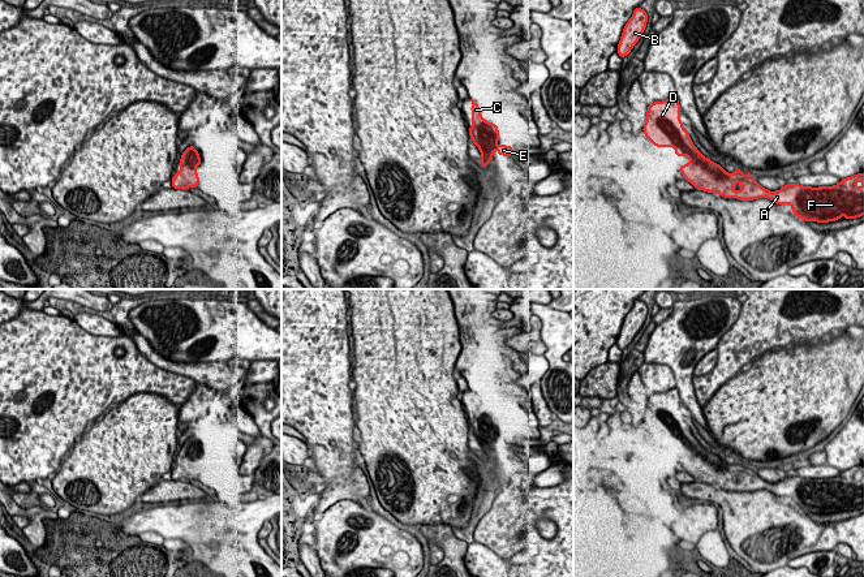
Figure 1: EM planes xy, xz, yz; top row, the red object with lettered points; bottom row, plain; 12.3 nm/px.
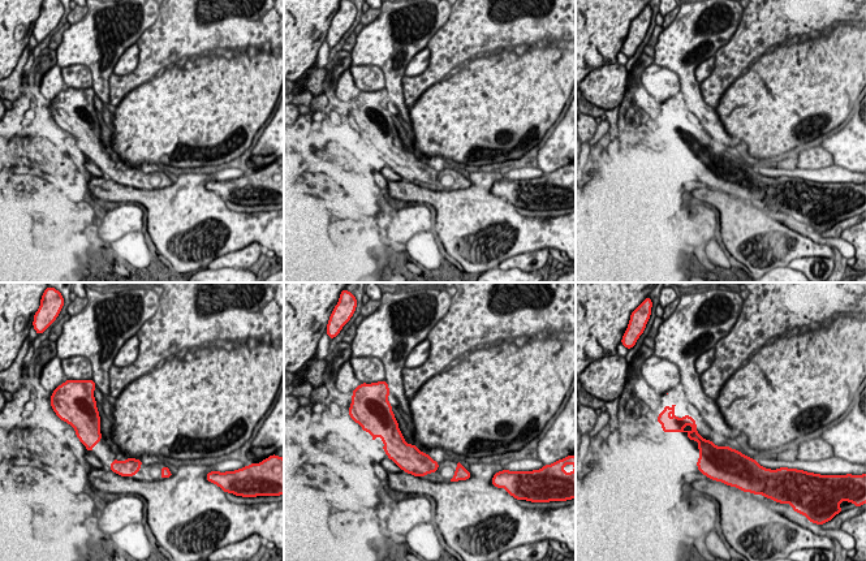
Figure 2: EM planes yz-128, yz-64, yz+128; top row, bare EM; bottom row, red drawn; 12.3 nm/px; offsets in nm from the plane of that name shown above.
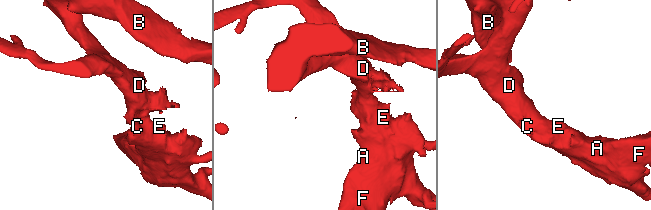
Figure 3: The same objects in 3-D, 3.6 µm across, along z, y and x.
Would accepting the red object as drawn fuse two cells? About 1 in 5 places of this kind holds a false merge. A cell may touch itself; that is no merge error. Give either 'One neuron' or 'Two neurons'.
One neuron

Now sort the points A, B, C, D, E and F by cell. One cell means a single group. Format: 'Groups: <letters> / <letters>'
Groups: A B C D E F

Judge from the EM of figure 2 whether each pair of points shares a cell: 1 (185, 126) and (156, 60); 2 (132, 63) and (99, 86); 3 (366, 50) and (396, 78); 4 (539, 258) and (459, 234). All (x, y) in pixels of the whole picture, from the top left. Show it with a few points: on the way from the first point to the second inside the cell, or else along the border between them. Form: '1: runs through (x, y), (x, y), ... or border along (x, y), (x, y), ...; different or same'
1: border along (173, 64), (159, 76), (154, 76), (134, 87); different
2: border along (130, 46), (121, 55), (112, 72); different
3: runs through (374, 54), (391, 70); same
4: border along (548, 247), (518, 253), (505, 258), (498, 266); different

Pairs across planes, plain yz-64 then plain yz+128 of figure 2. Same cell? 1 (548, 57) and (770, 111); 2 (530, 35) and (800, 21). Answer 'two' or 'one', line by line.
1: one
2: one

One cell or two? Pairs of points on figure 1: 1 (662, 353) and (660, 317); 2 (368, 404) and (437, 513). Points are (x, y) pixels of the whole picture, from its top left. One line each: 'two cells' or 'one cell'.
1: two cells
2: one cell

